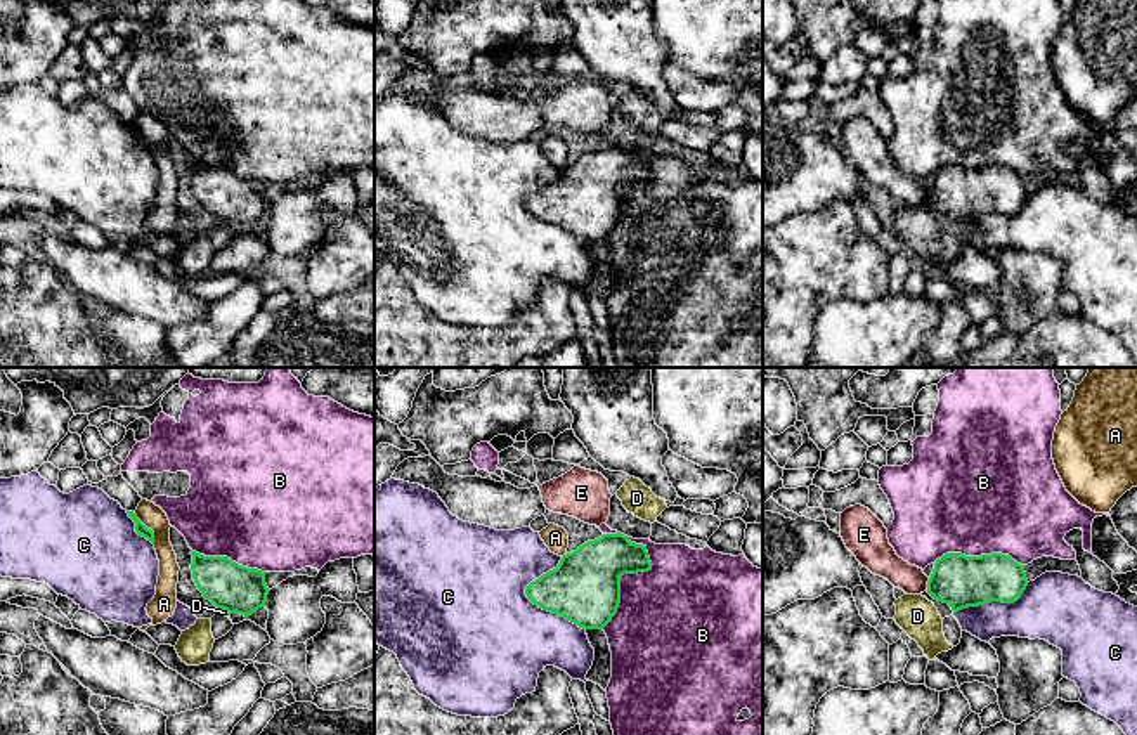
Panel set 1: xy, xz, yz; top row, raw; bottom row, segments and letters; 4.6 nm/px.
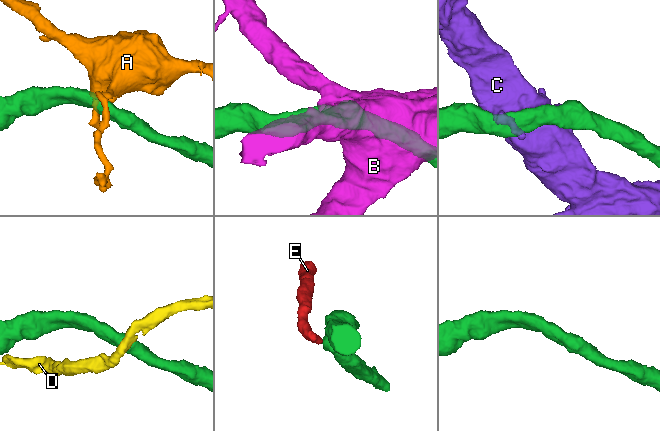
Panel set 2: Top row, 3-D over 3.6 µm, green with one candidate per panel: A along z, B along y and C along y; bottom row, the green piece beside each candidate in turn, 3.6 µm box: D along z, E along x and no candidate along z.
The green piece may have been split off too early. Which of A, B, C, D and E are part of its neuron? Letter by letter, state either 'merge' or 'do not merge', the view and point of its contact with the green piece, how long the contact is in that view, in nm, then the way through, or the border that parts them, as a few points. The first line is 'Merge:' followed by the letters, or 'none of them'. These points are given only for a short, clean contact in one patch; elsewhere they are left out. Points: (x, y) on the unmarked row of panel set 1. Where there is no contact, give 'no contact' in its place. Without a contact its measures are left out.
Merge: none of them
A: do not merge; meets green in xy at (146, 139); contact 190 nm long; border along xy (132, 123), (153, 144), (155, 155)
B: do not merge; meets green in xz at (628, 184); contact 440 nm long
C: do not merge; meets green in xz at (532, 214); contact 360 nm long
D: do not merge; meets green in xy at (224, 221); contact 70 nm long; border along xy (219, 219), (229, 226)
E: do not merge; meets green in yz at (928, 195); contact 60 nm long; border along yz (929, 189), (926, 200)

